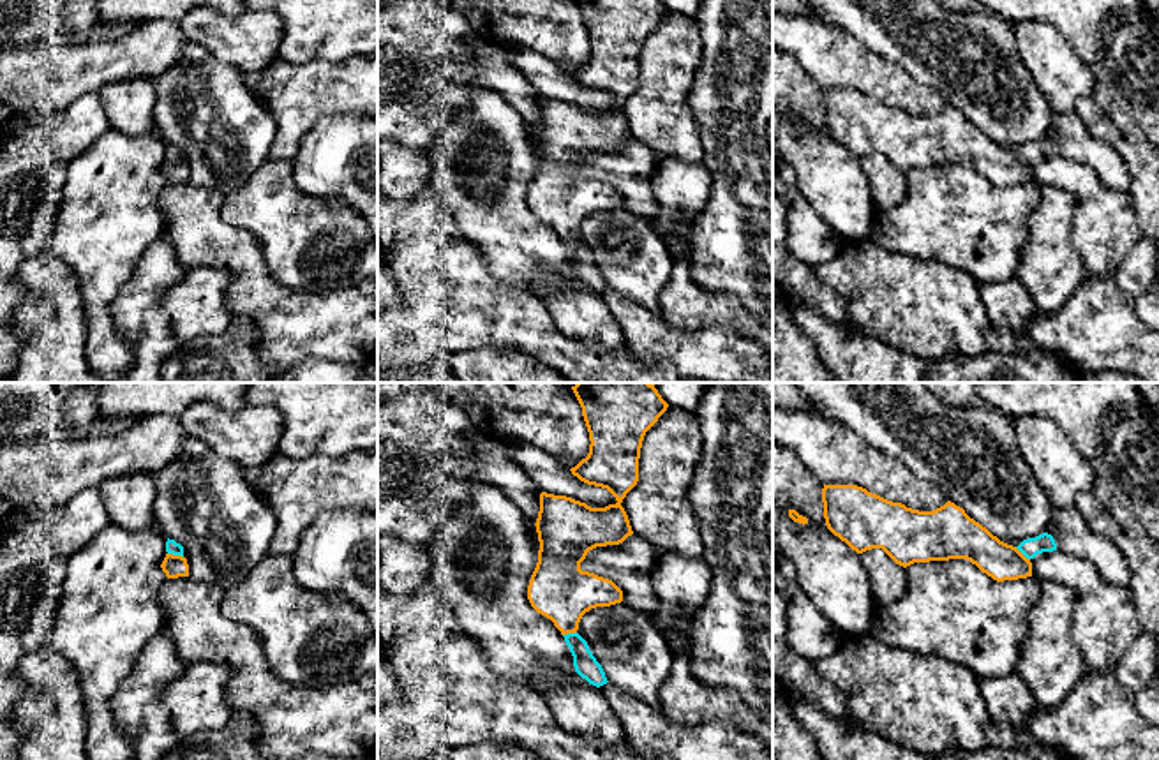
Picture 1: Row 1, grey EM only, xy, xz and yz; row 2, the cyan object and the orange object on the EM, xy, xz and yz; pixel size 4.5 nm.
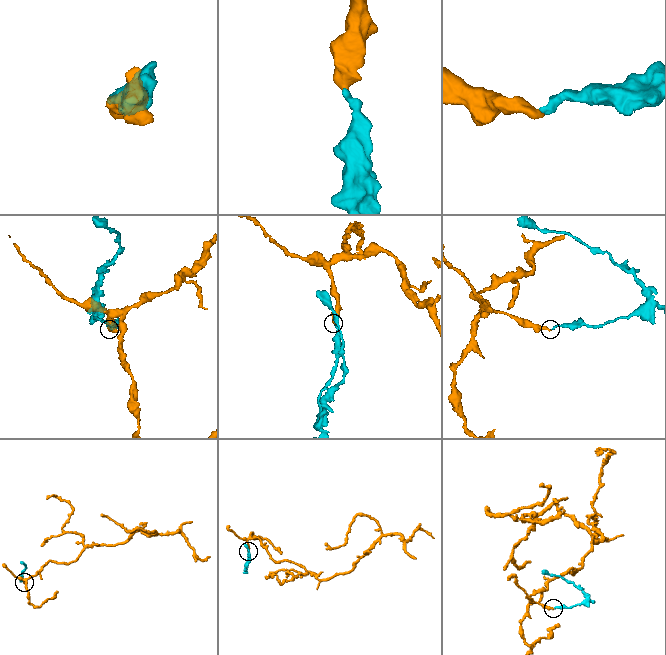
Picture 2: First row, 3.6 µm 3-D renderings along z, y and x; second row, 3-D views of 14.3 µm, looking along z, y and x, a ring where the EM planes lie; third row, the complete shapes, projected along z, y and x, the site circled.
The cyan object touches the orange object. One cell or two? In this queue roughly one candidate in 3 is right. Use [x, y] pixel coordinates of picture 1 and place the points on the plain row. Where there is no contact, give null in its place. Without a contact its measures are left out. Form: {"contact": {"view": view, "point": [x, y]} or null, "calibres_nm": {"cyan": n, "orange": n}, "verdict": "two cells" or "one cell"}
{"contact": {"view": "xy", "point": [175, 159]}, "calibres_nm": {"cyan": 60, "orange": 100}, "verdict": "one cell"}

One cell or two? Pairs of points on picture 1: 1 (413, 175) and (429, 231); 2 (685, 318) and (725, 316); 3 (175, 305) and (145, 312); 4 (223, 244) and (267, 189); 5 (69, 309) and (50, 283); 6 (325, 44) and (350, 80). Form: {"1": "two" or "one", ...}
{"1": "two", "2": "one", "3": "two", "4": "two", "5": "one", "6": "two"}

